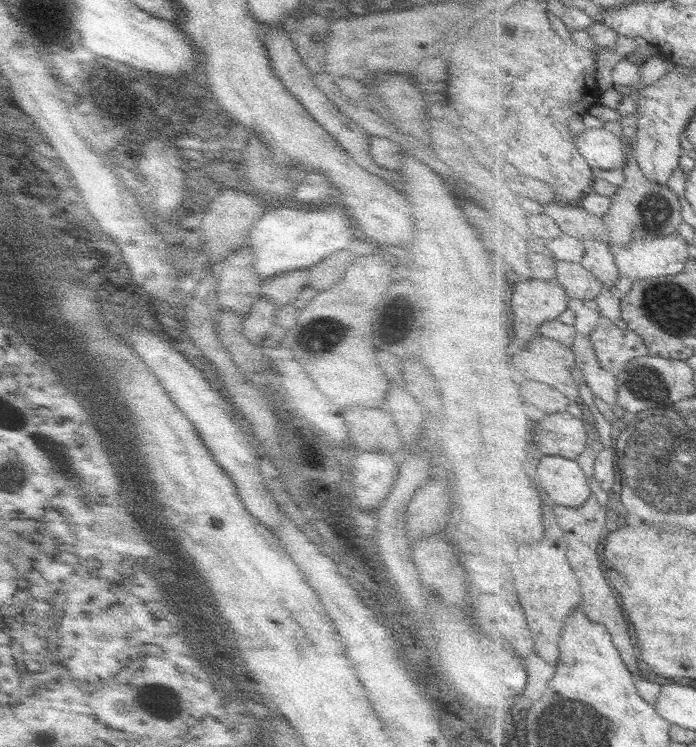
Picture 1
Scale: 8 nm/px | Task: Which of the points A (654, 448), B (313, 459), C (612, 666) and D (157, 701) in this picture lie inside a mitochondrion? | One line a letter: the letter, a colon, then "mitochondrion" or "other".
A: mitochondrion
B: other
C: other
D: mitochondrion

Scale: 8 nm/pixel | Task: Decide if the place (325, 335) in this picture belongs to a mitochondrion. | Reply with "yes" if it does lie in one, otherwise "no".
yes

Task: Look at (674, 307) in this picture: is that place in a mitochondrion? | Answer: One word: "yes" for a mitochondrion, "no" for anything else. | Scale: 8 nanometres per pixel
yes

